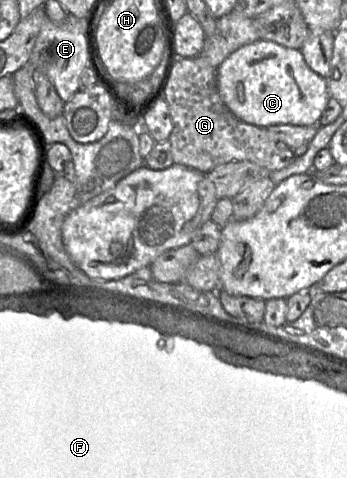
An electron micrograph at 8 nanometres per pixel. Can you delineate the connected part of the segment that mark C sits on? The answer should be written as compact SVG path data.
M259 39L231 53L217 68L217 88L227 108L258 127L319 124L330 98L326 79L306 63L302 52Z

